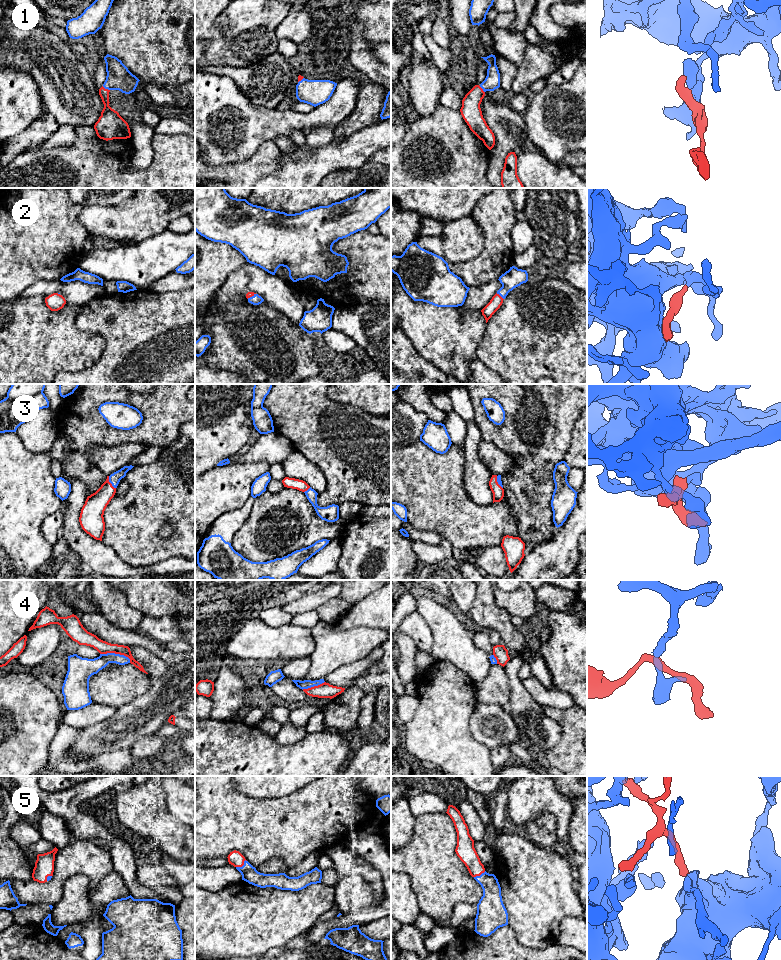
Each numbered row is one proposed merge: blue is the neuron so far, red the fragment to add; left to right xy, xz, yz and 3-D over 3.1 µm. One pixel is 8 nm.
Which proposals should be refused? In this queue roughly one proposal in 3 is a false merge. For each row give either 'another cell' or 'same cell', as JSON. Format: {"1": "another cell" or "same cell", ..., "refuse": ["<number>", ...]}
{"1": "same cell", "2": "same cell", "3": "same cell", "4": "another cell", "5": "same cell", "refuse": ["4"]}

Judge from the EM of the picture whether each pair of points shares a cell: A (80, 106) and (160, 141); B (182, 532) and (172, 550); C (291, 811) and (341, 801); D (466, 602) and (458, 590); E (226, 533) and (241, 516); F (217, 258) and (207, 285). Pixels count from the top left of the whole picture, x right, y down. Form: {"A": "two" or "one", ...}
{"A": "two", "B": "one", "C": "one", "D": "one", "E": "one", "F": "one"}

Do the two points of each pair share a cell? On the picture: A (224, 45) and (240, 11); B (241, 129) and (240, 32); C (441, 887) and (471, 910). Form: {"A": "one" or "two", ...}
{"A": "one", "B": "two", "C": "two"}

